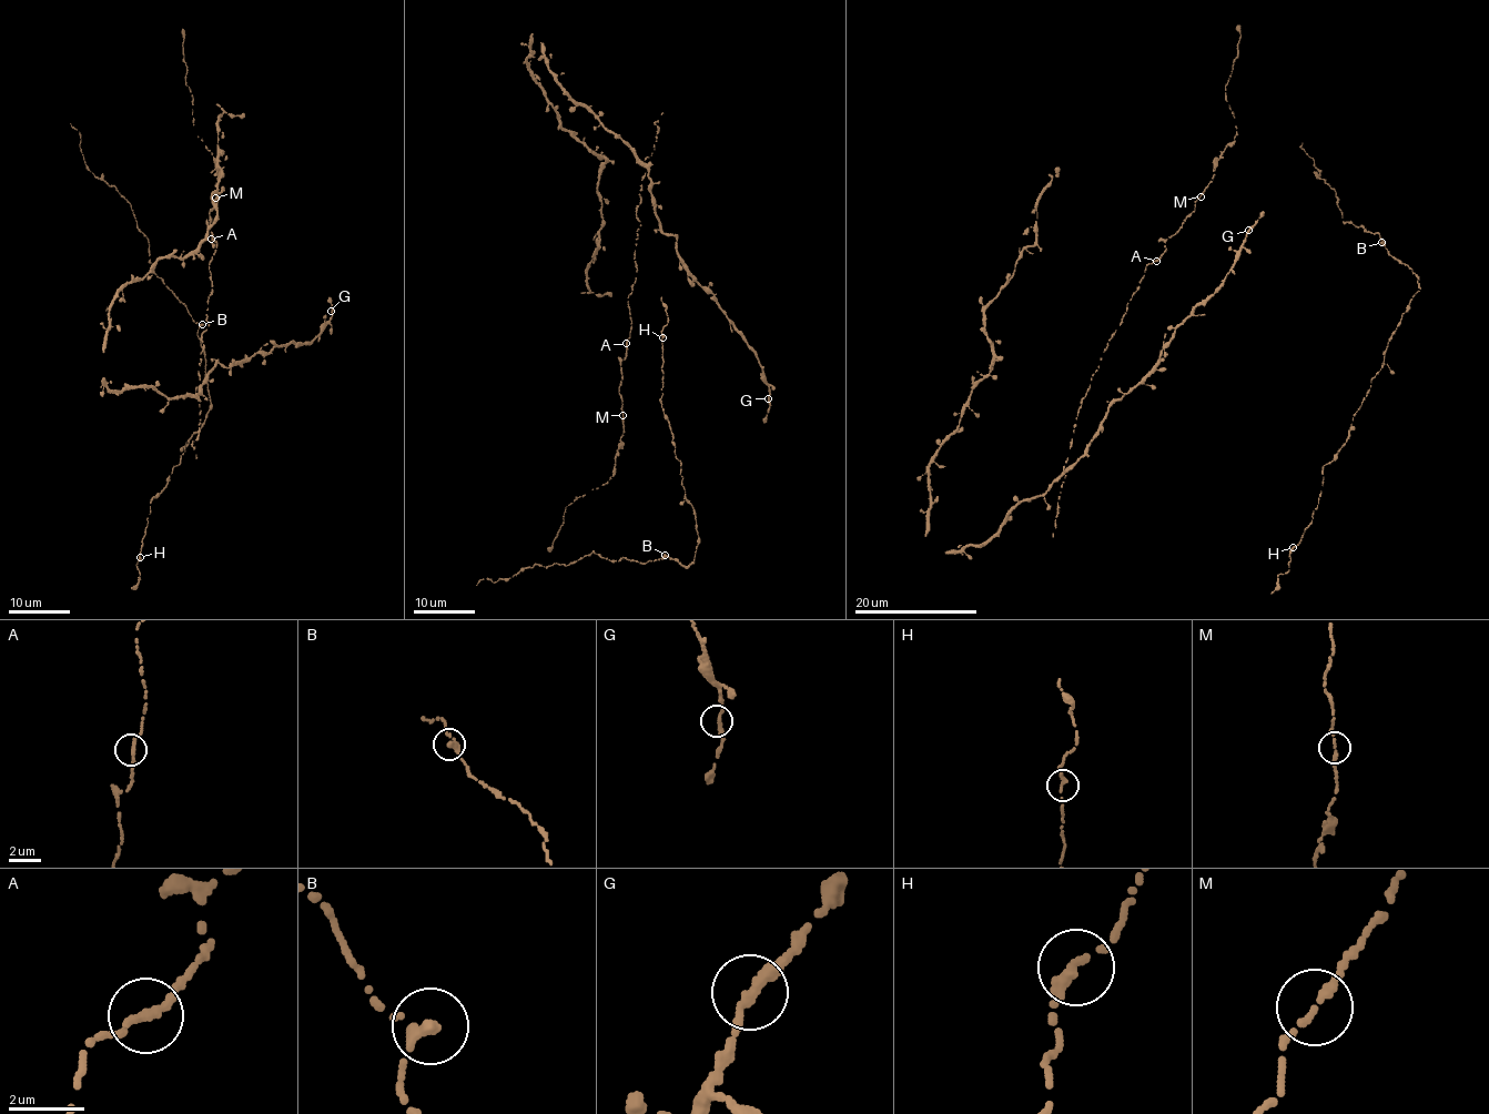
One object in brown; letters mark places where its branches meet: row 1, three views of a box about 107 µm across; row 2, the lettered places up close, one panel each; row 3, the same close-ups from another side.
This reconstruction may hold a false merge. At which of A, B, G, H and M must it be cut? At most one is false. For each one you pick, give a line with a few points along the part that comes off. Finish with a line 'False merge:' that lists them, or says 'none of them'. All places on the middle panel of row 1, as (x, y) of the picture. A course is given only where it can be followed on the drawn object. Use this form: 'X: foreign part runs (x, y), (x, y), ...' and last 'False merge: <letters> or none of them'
False merge: none of them

